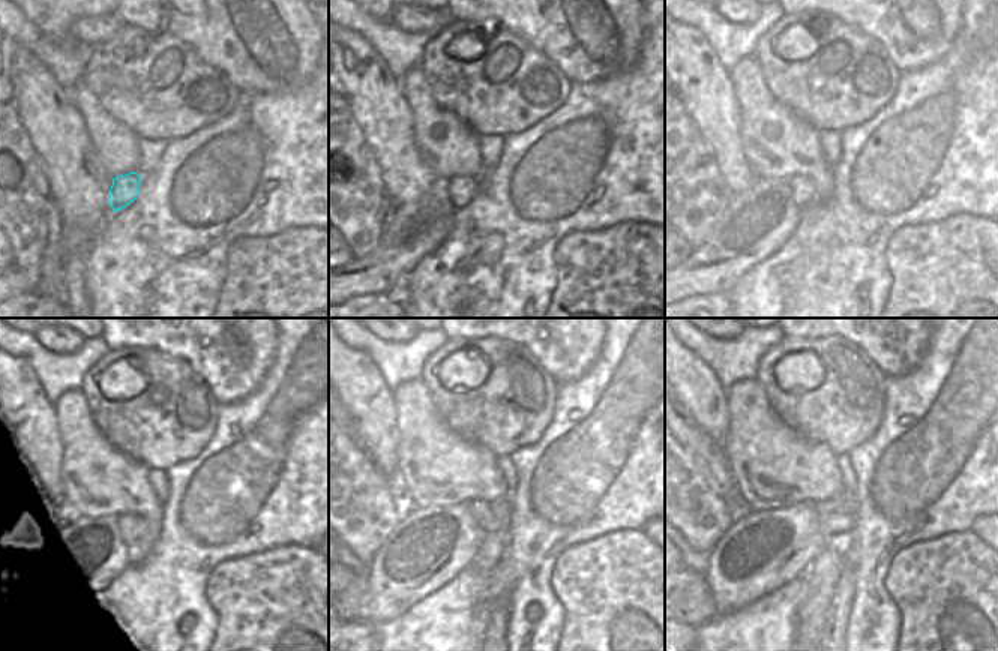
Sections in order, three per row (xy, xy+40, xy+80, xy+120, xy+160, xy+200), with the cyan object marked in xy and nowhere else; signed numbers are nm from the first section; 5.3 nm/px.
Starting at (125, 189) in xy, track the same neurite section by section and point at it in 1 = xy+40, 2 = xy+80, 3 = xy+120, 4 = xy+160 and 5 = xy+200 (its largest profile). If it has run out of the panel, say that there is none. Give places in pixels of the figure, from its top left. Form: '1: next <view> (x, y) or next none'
1: next xy+40 (461, 189)
2: next xy+80 (803, 192)
3: next xy+120 (131, 527)
4: next xy+160 (492, 516)
5: next xy+200 (835, 516)

